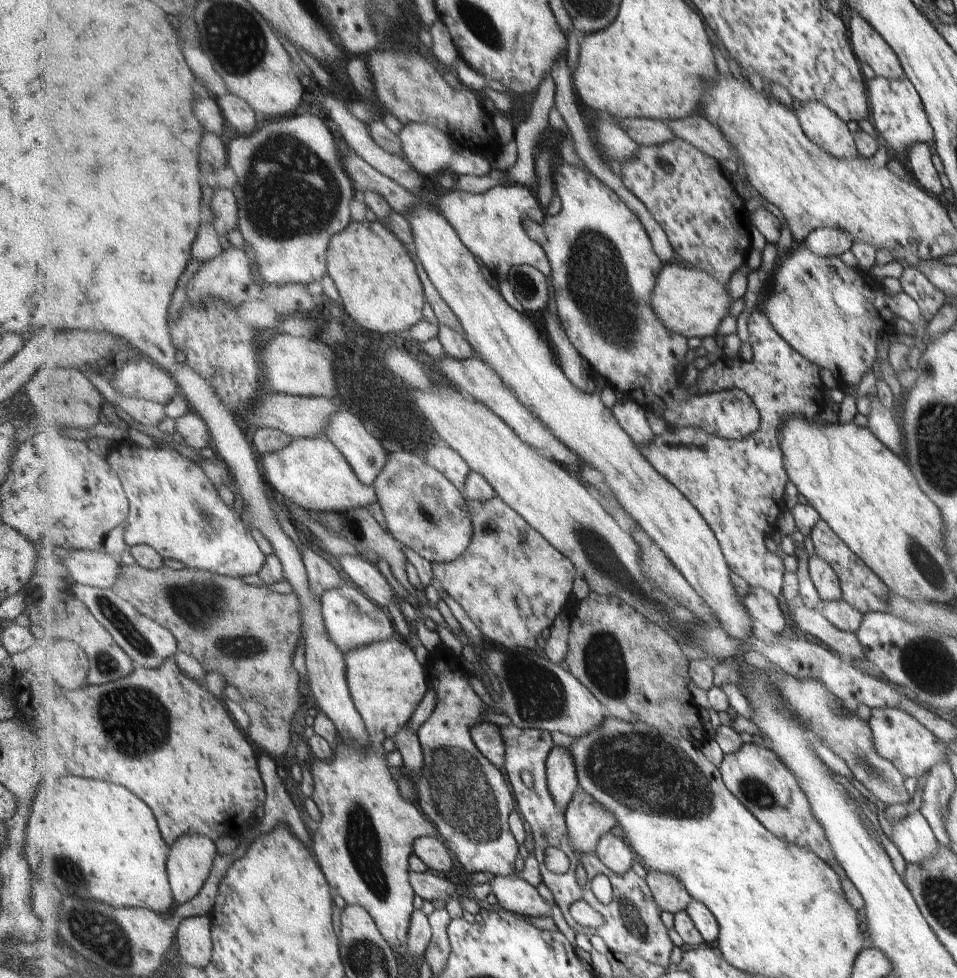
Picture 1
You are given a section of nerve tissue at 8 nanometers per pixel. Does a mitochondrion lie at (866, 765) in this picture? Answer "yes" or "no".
yes

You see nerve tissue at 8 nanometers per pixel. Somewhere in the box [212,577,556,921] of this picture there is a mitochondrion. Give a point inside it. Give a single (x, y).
(461, 793)

